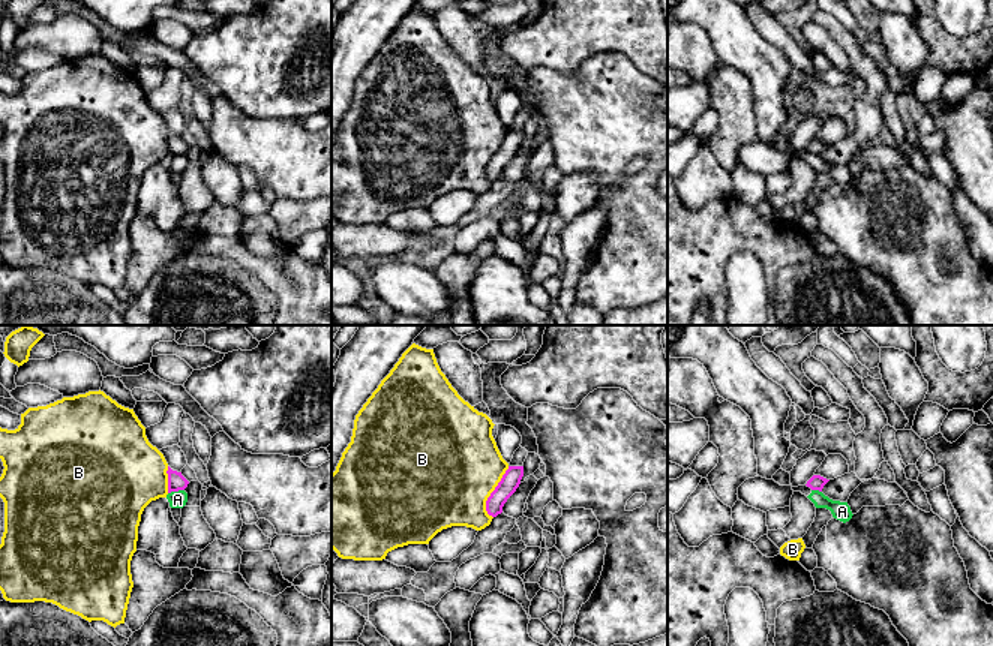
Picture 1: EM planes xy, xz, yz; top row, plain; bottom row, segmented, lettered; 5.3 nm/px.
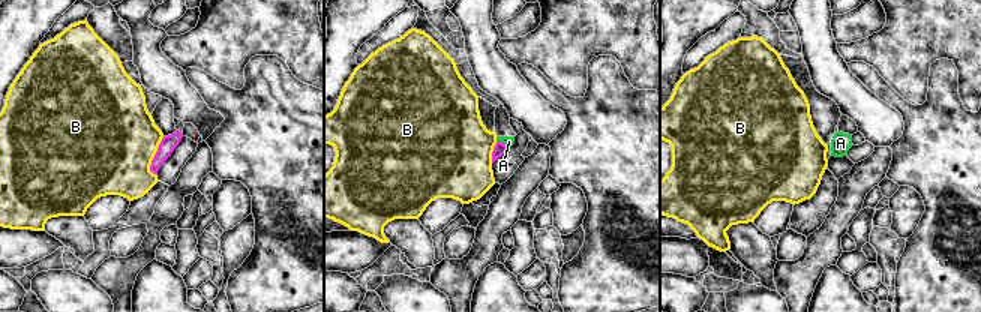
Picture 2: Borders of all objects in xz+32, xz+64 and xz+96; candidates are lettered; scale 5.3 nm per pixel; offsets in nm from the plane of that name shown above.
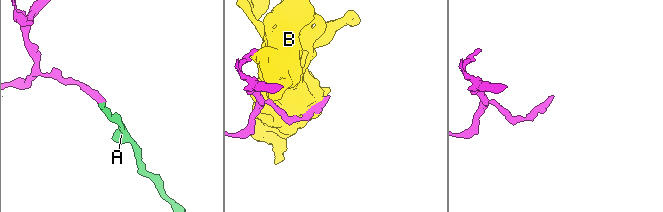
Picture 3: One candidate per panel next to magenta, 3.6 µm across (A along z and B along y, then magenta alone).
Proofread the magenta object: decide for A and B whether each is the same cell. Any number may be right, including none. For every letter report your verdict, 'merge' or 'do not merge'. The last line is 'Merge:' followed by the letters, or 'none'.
A: do not merge
B: do not merge
Merge: none

